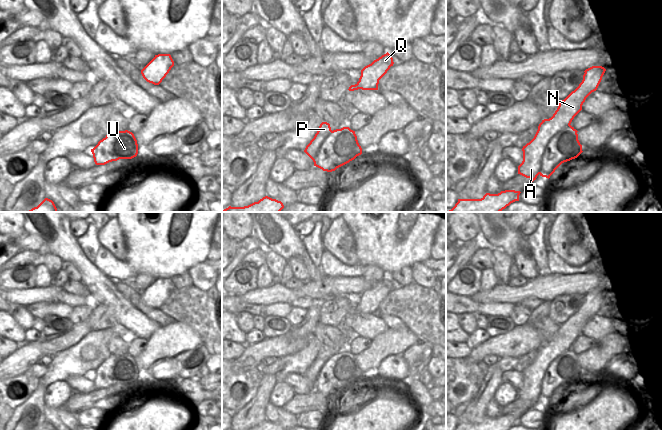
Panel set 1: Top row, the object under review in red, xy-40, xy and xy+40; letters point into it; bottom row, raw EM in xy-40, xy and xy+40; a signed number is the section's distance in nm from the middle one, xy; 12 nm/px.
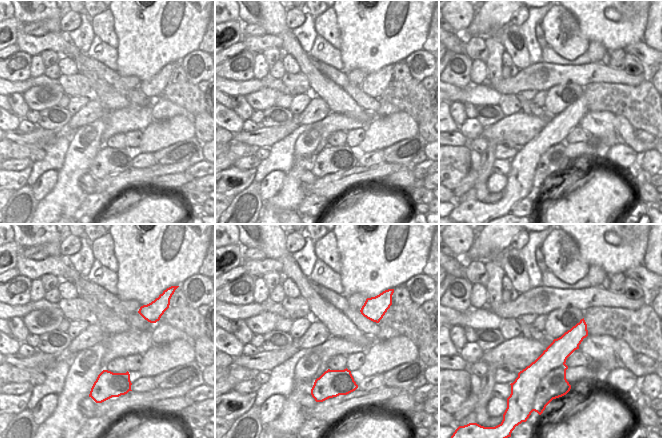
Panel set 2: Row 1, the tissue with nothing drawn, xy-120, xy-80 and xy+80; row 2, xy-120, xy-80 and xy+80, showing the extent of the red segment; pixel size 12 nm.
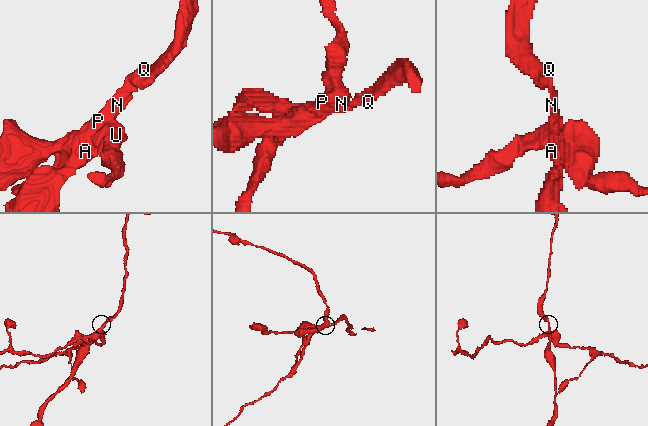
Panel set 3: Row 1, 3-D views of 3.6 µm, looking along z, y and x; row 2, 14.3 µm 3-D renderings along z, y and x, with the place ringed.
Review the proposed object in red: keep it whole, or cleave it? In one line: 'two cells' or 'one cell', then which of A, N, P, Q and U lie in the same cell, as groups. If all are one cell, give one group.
two cells; groups A N P Q / U

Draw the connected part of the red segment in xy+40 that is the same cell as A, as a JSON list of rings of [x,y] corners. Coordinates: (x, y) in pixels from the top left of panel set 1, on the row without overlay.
[[[592,290],[586,293],[583,304],[559,330],[553,340],[544,343],[538,350],[534,362],[523,370],[523,385],[518,390],[518,398],[530,402],[533,406],[541,397],[542,381],[555,358],[570,350],[574,341],[582,334],[586,322],[597,314],[606,293]]]

